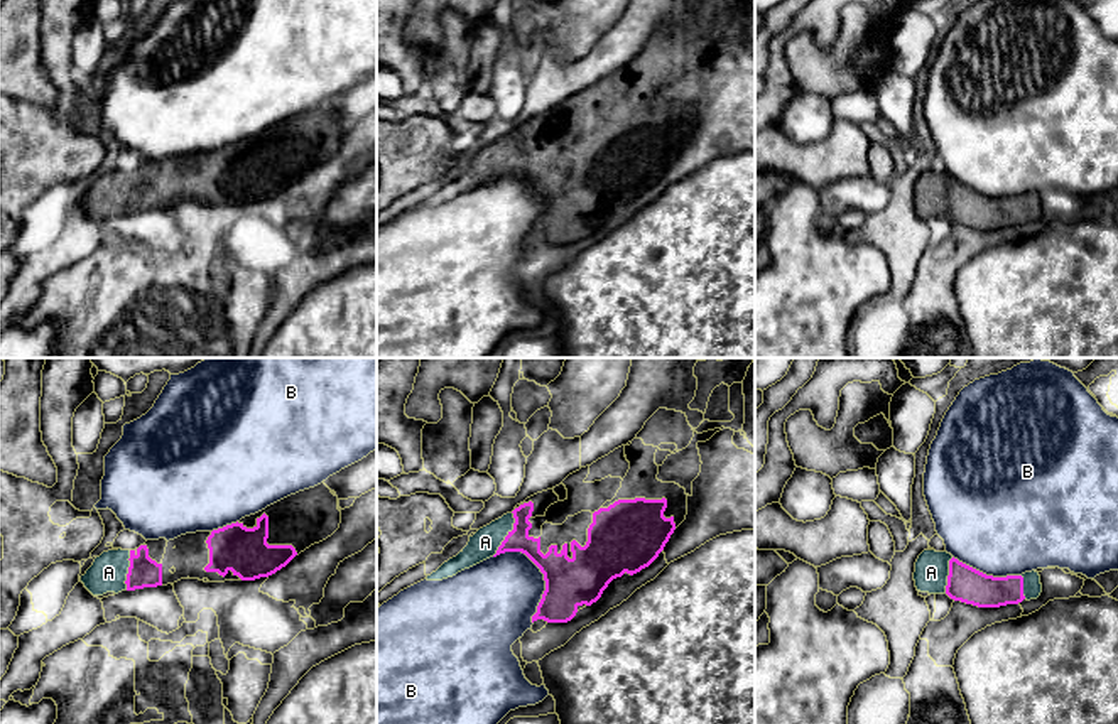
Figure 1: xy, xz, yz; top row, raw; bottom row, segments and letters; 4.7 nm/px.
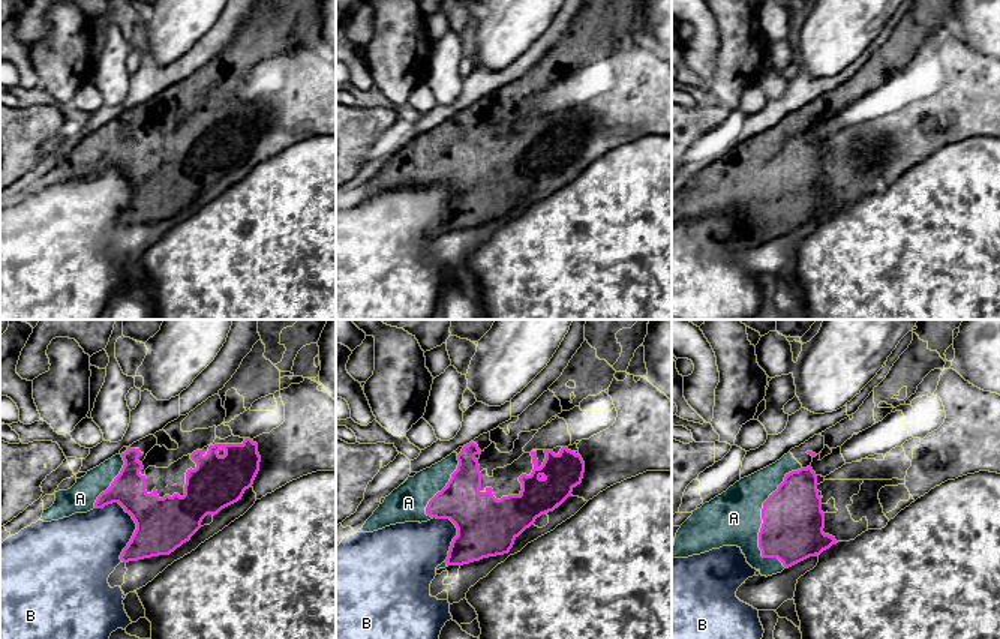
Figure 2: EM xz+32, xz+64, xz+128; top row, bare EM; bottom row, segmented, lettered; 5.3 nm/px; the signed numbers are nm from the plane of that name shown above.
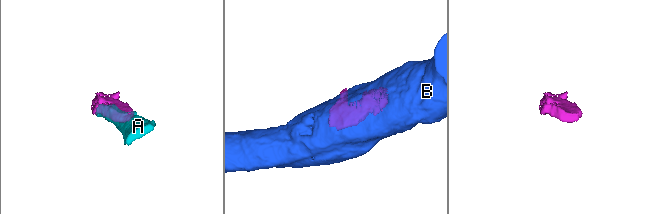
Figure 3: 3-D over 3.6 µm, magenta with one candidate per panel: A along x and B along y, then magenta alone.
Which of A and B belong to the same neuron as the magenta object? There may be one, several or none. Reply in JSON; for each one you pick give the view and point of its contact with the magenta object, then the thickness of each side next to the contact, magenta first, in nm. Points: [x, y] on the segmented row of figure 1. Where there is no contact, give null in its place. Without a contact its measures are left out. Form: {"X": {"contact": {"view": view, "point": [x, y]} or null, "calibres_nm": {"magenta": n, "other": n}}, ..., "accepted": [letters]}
{"A": {"contact": {"view": "xz", "point": [509, 534]}, "calibres_nm": {"magenta": 120, "other": 140}}, "accepted": ["A"]}

